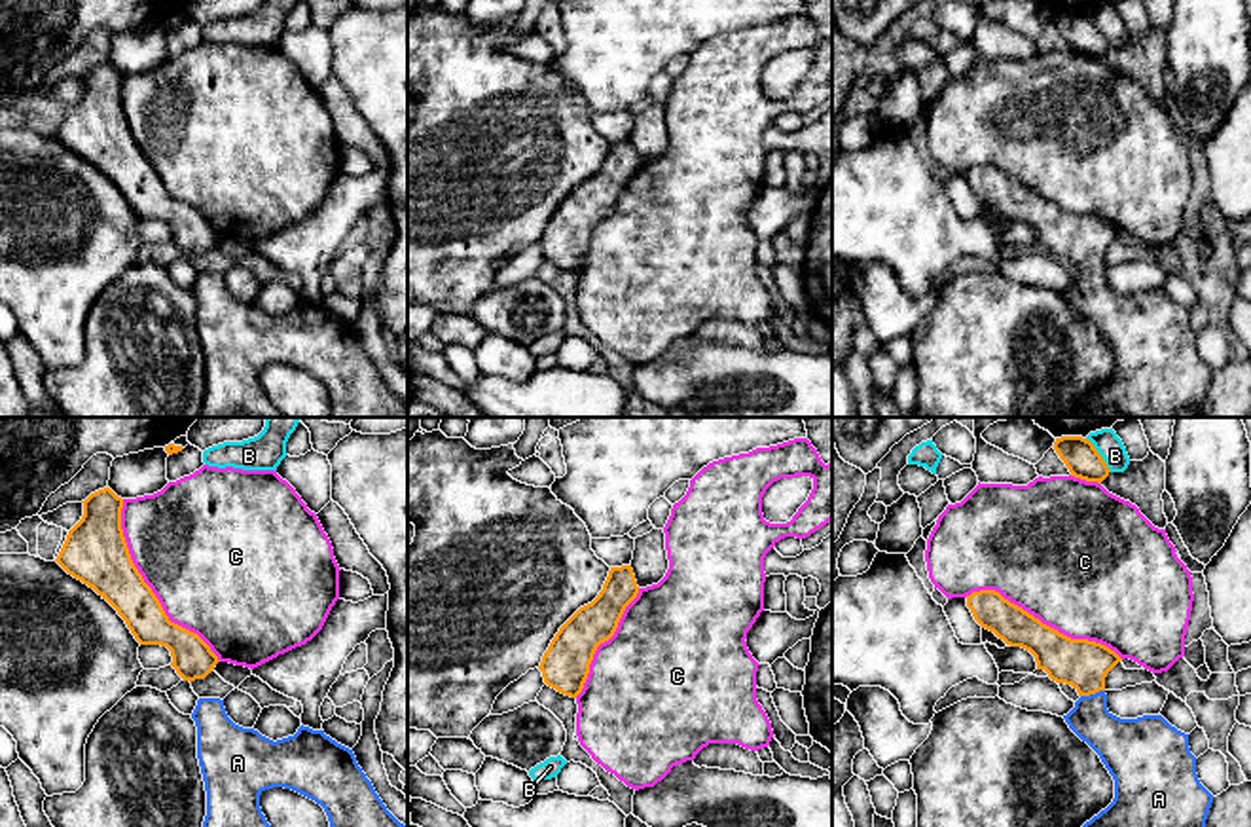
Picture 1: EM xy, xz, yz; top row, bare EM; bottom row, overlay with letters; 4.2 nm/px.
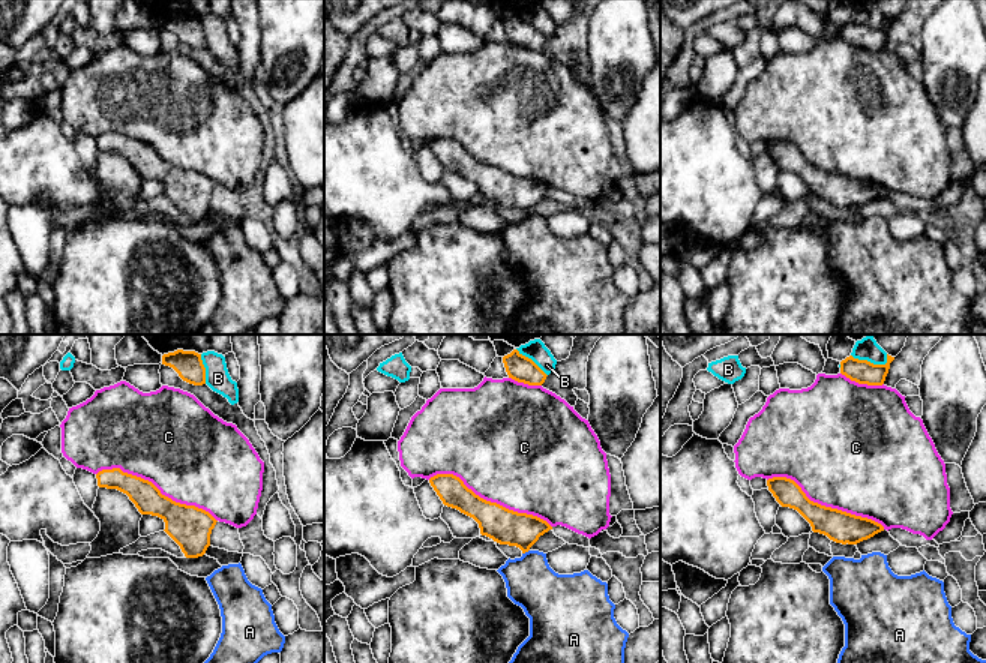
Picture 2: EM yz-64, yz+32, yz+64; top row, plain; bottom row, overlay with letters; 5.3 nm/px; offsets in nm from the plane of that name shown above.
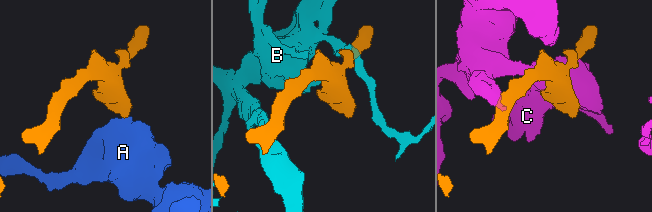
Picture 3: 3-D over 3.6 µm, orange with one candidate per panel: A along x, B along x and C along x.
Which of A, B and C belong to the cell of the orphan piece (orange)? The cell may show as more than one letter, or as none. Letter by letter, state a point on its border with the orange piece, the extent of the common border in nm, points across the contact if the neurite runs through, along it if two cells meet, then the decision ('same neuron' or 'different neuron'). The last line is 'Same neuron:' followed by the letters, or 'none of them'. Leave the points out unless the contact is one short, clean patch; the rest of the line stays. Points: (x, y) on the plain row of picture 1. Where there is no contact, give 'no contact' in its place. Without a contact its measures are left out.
A: yz (1092, 268) | 110 nm | across yz (1083, 239), (1092, 268), (1092, 291), (1121, 319) | same neuron
B: yz (1098, 29) | 180 nm | different neuron
C: xy (148, 162) | 800 nm | different neuron
Same neuron: A

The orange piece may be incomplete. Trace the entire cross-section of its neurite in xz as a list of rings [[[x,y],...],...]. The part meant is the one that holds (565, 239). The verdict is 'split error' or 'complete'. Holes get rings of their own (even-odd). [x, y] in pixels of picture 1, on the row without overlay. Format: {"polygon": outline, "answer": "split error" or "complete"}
{"polygon": [[[631,140],[610,142],[599,171],[580,182],[555,209],[538,245],[544,258],[576,273],[589,248],[597,222],[608,216],[639,161]]], "answer": "complete"}

